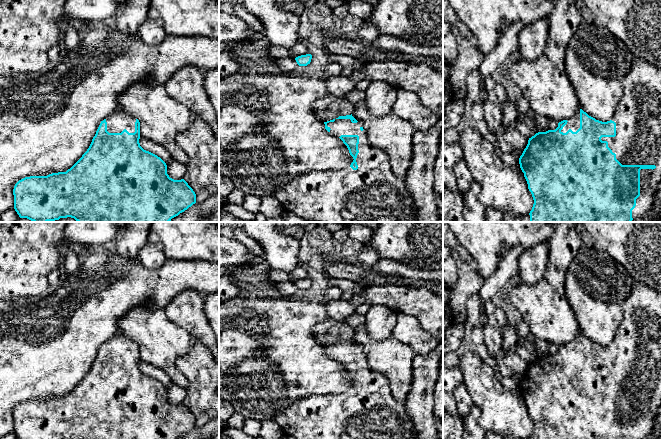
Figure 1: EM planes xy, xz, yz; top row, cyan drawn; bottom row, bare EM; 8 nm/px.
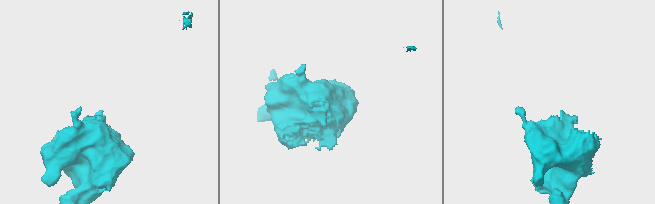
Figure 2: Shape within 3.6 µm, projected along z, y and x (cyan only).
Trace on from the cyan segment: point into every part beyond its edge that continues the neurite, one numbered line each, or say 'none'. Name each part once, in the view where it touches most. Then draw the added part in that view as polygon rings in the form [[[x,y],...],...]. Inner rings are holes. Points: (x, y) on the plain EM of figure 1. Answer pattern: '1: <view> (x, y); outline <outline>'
1: yz (638, 341); outline [[[634,282],[630,294],[623,304],[623,315],[619,330],[611,343],[616,347],[615,361],[602,361],[616,378],[622,389],[655,389],[655,393],[640,394],[640,420],[632,439],[652,439],[655,417],[661,408],[661,293],[644,283]]]

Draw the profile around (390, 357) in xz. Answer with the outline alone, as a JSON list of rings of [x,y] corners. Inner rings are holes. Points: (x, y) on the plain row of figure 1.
[[[365,324],[354,328],[352,340],[362,349],[368,359],[369,369],[372,372],[384,375],[389,382],[389,387],[396,400],[404,404],[413,381],[413,359],[415,351],[407,344],[395,339],[393,336],[384,339],[373,339],[367,332]]]

